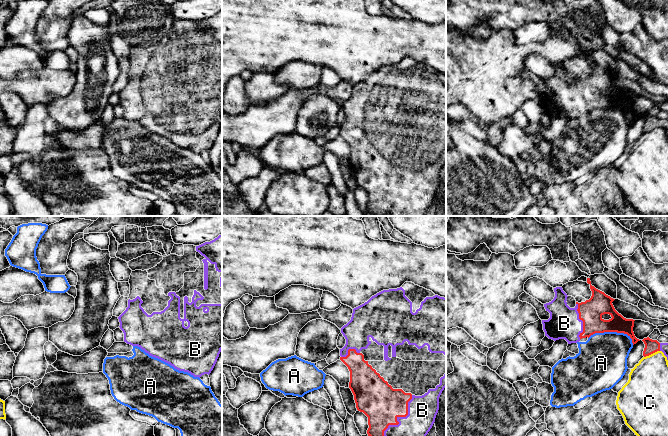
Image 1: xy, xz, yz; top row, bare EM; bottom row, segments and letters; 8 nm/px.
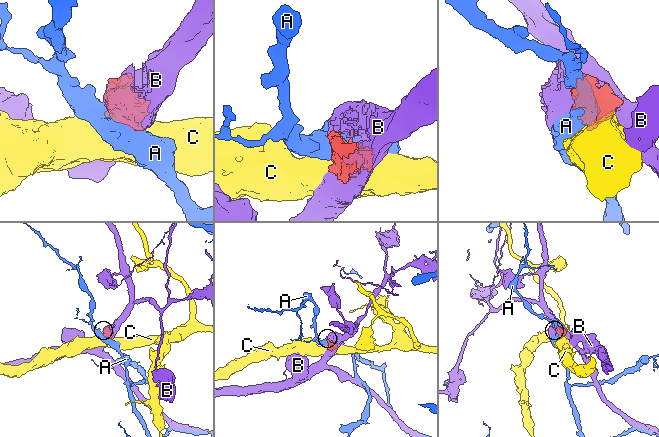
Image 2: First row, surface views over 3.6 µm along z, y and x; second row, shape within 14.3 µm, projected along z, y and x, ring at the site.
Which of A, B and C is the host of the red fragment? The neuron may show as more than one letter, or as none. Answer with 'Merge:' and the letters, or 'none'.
Merge: B

